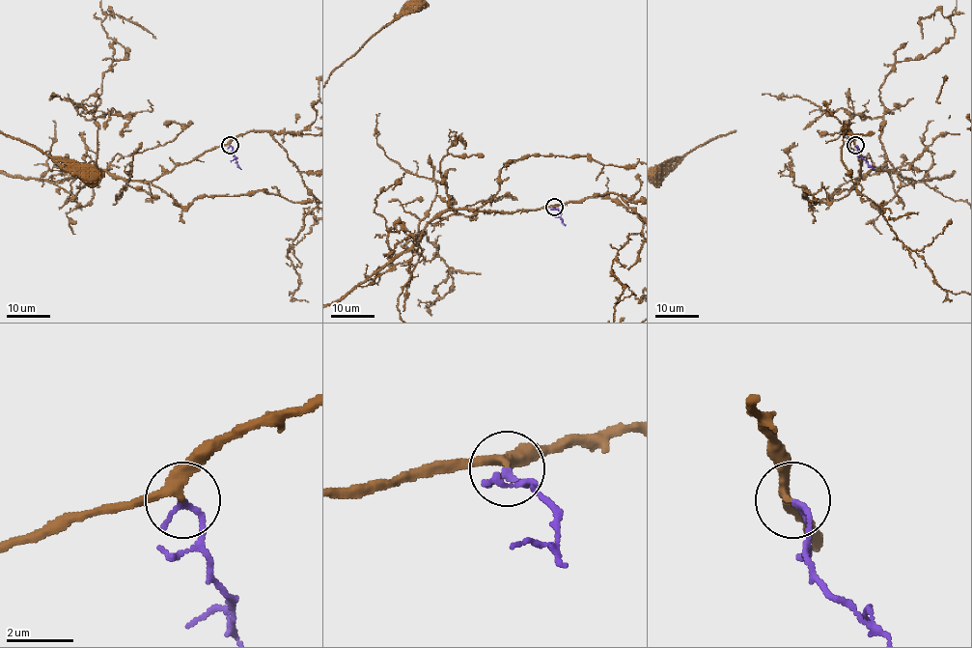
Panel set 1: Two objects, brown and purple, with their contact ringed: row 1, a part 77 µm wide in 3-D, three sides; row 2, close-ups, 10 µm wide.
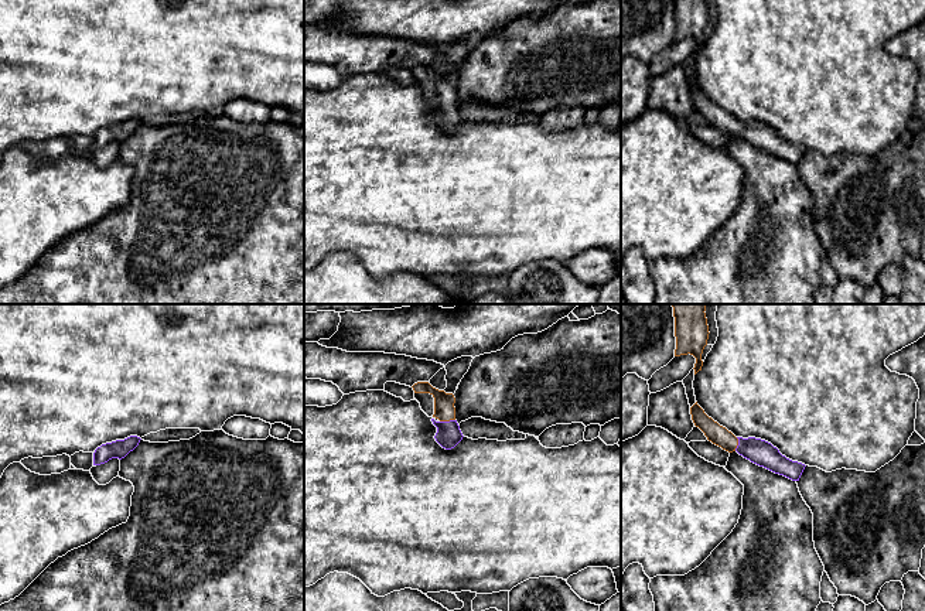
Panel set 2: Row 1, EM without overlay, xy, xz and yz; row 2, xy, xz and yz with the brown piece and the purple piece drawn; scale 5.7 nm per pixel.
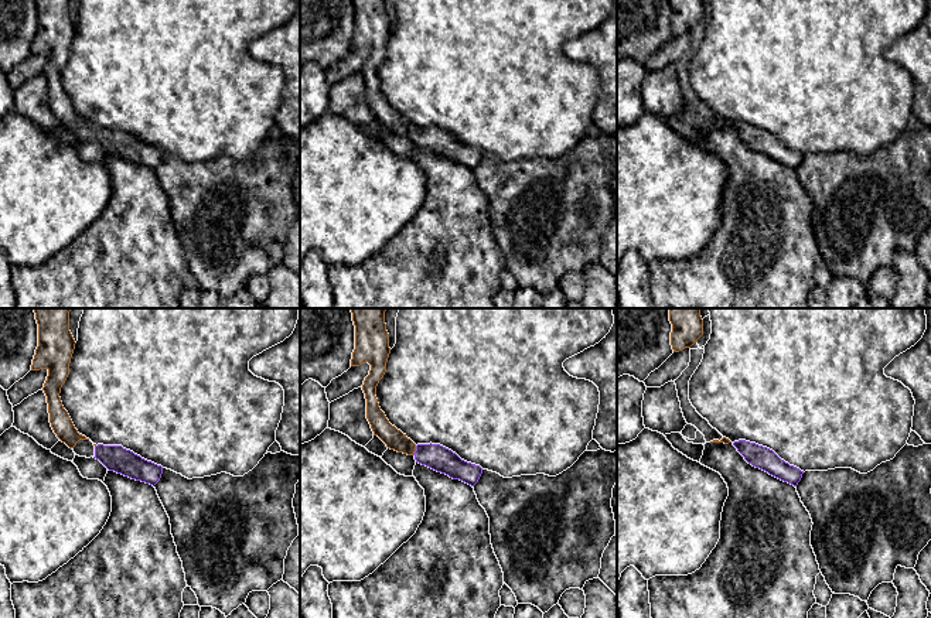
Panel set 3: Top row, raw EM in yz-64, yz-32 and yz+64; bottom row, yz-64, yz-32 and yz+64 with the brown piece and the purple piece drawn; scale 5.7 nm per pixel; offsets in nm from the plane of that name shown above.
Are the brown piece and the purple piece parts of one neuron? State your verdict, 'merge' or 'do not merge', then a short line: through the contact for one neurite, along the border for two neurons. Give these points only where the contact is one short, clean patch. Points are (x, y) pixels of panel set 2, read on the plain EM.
merge | xz (444, 94), (447, 103), (449, 118)

